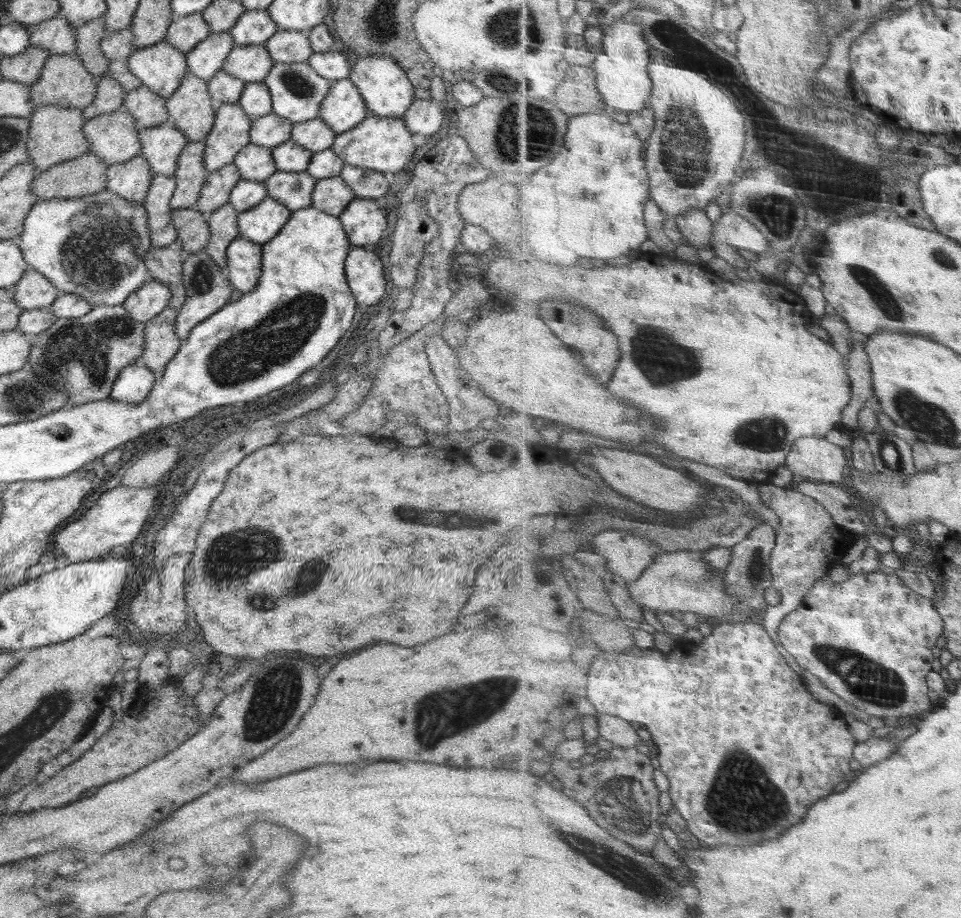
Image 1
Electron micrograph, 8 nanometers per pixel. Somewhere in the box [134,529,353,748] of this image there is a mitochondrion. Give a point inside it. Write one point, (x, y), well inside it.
(274, 701)

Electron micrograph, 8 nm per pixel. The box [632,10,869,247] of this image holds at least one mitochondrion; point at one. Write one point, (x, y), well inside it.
(685, 145)

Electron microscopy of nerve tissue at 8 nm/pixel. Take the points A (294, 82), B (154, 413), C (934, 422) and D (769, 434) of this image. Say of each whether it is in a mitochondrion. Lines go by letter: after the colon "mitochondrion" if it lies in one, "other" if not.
A: mitochondrion
B: other
C: mitochondrion
D: mitochondrion

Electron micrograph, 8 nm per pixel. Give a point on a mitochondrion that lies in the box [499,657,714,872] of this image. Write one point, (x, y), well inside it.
(627, 802)

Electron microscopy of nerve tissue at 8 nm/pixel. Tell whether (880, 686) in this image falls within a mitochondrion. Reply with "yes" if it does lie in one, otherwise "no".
yes

